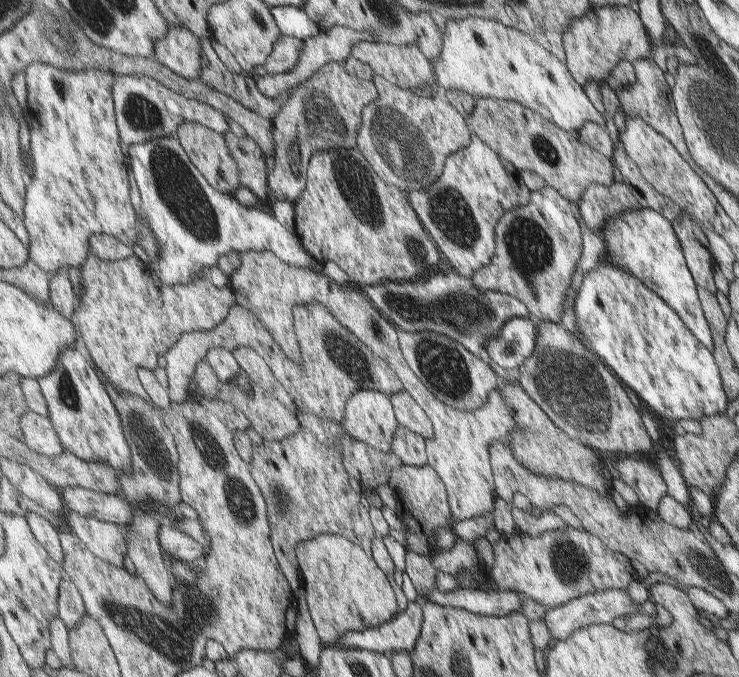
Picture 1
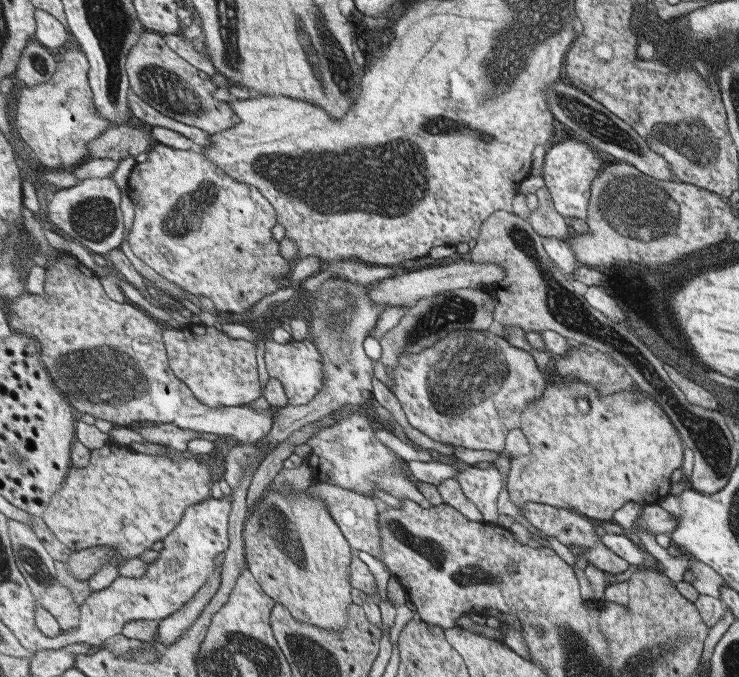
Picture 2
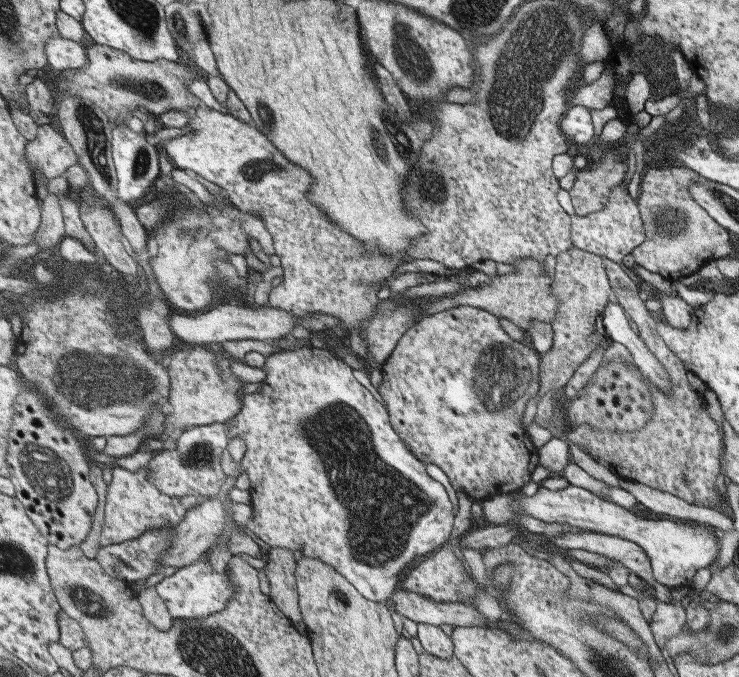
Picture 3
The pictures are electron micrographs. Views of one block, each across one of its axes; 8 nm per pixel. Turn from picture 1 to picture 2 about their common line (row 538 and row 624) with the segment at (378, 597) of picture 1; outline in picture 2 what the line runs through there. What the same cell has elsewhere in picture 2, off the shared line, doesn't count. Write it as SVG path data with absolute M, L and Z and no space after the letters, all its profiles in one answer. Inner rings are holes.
M283 485L277 493L269 493L259 501L257 507L250 510L244 538L248 569L255 575L264 591L285 605L295 619L327 631L343 631L347 627L353 604L351 590L354 587L349 569L355 551L331 517L325 501L315 495L309 495L309 489L297 493L291 485Z

